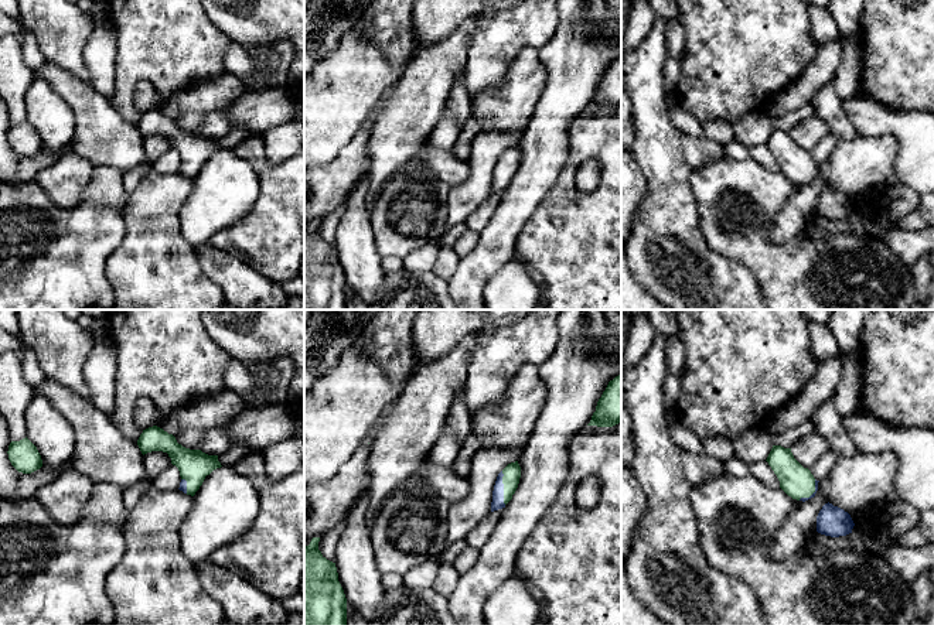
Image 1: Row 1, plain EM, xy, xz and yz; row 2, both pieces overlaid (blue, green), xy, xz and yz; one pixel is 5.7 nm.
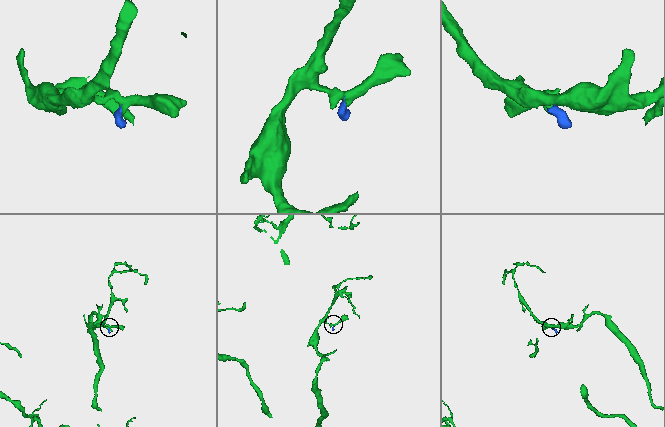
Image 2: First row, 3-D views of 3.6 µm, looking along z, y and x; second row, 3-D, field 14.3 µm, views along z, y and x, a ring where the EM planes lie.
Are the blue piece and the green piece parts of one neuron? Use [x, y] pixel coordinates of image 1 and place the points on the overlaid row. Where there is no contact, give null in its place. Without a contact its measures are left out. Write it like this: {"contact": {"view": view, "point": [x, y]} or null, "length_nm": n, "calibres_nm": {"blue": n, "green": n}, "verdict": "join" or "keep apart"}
{"contact": {"view": "xz", "point": [503, 488]}, "length_nm": 190, "calibres_nm": {"blue": 70, "green": 100}, "verdict": "join"}

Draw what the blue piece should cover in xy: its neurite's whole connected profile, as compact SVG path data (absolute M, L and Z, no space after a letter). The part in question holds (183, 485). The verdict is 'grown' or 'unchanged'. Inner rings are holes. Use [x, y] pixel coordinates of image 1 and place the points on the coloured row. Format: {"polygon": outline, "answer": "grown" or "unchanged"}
{"polygon": "M157 426L143 430L137 445L143 455L151 451L167 452L171 464L180 471L181 482L178 489L191 496L200 489L207 475L222 467L218 455L185 448L177 443L173 434Z", "answer": "grown"}

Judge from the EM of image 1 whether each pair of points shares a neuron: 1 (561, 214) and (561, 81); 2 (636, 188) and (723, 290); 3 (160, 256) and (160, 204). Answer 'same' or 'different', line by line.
1: different
2: different
3: same

